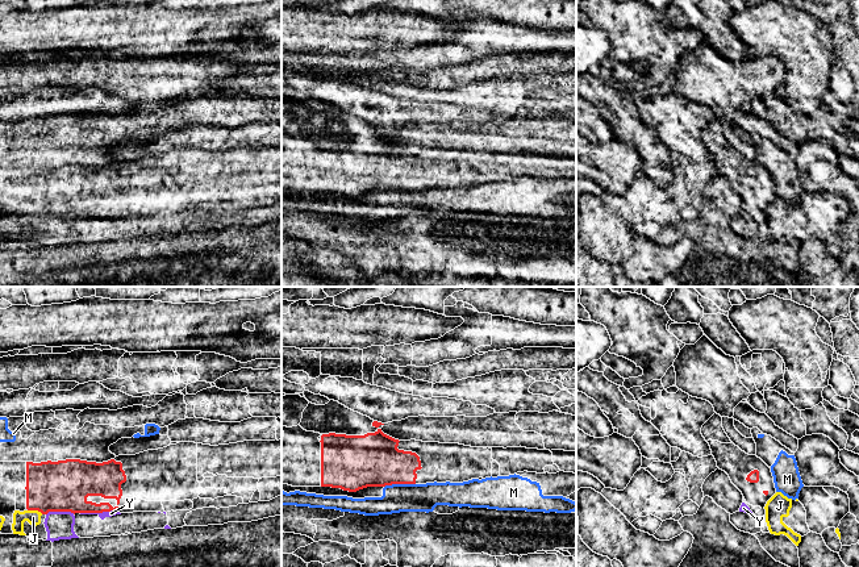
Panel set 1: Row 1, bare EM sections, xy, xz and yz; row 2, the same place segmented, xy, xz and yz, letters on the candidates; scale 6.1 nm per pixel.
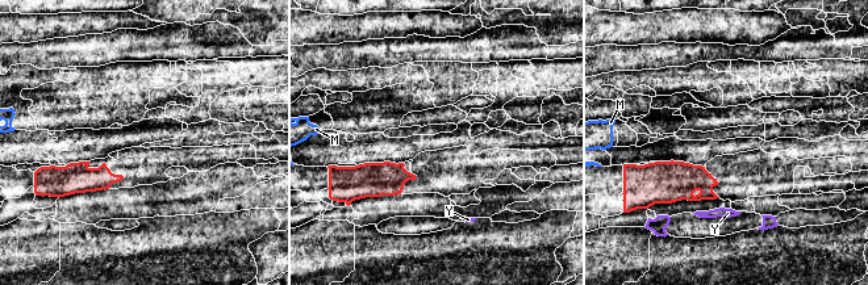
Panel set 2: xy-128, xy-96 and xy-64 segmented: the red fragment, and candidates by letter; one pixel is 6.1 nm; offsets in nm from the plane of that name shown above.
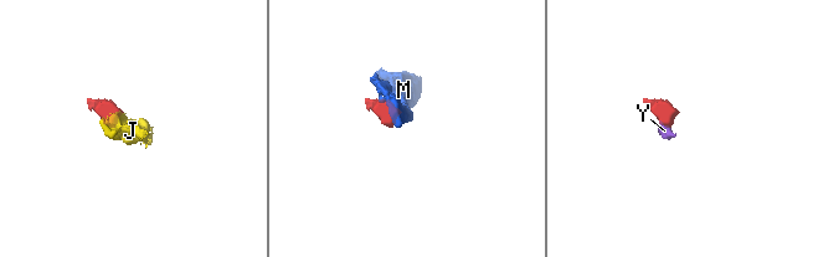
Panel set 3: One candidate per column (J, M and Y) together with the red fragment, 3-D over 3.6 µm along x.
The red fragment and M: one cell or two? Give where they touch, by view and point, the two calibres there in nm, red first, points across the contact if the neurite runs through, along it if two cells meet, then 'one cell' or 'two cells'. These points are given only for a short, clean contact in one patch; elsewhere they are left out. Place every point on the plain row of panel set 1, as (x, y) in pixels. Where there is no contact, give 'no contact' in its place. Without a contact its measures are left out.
xz (399, 188) | 320/180 nm | along xz (415, 188), (392, 188), (384, 192) | two cells

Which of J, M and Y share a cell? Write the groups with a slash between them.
J Y / M

